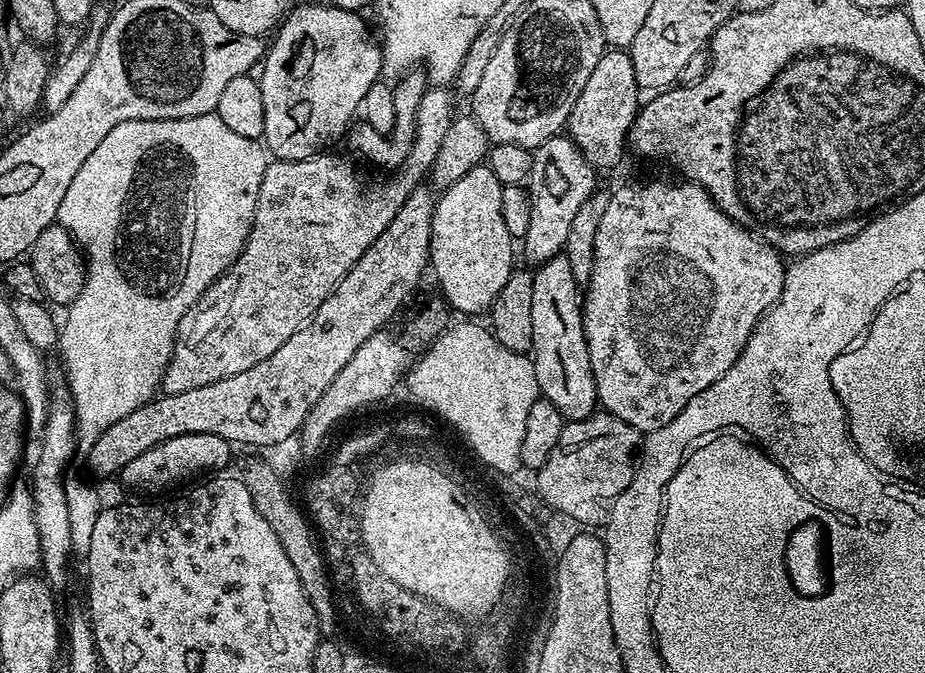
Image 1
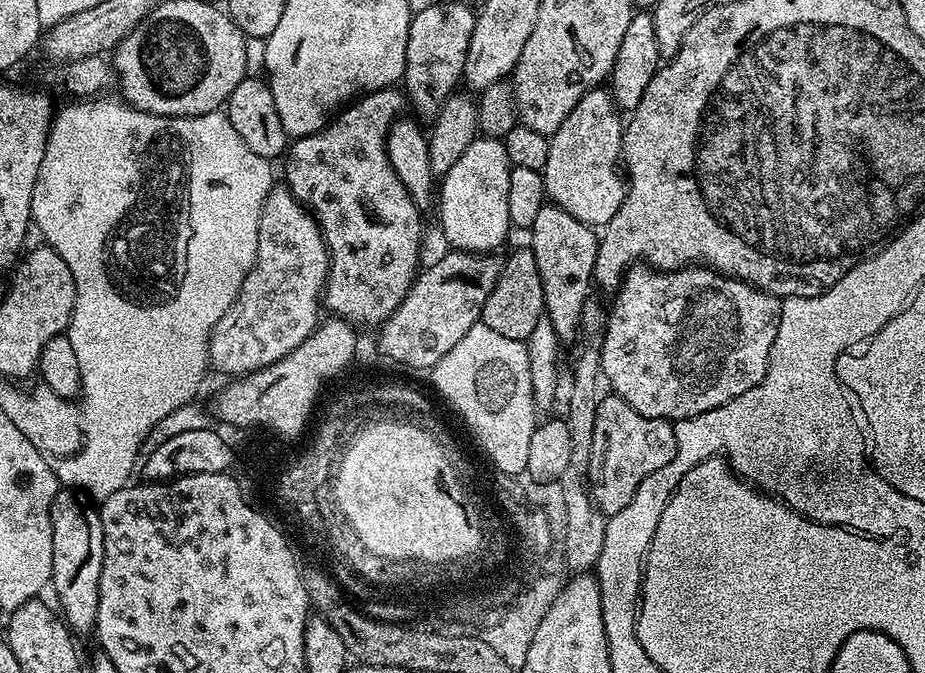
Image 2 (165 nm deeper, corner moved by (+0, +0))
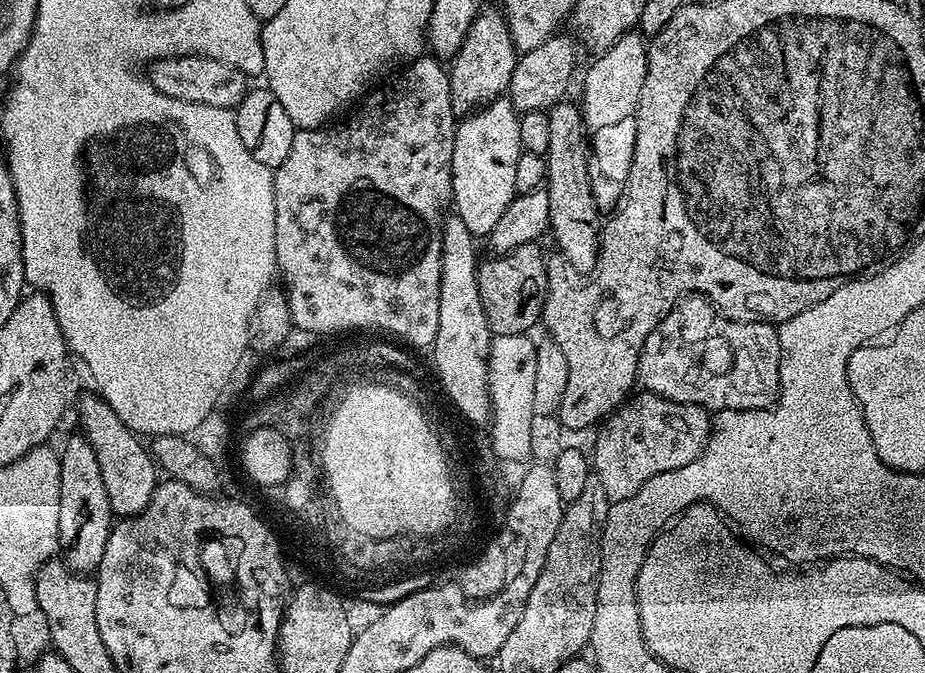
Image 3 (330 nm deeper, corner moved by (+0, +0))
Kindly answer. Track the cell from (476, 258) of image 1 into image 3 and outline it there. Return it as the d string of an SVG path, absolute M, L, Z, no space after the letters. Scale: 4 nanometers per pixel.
M497 98L491 104L465 115L457 123L450 204L454 214L466 222L466 230L470 230L477 238L487 237L494 230L506 206L510 206L518 194L514 186L514 169L518 167L522 151L519 125L519 115L507 98Z

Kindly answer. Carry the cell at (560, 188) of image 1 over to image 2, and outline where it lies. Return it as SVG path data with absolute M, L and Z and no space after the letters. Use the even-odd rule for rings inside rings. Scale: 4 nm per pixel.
M607 87L592 88L566 114L566 122L549 139L544 194L566 214L589 226L603 226L618 214L626 191L622 179L622 116ZM617 164L617 165L616 165ZM597 224L597 225L596 225Z

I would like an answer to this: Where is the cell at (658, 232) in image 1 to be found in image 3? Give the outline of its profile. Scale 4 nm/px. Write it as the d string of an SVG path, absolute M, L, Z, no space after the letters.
M689 294L679 300L676 301L676 305L668 311L666 314L666 318L663 320L659 326L656 327L654 338L646 341L644 344L644 351L640 357L640 371L638 373L638 380L641 385L649 392L655 392L658 396L668 396L670 392L671 399L677 400L680 404L697 404L698 406L702 406L703 408L707 408L709 410L715 410L716 412L721 412L722 410L726 410L729 408L730 410L754 410L755 408L770 408L773 404L776 403L776 397L780 395L780 333L777 331L773 325L762 321L762 320L731 320L729 316L724 315L723 312L719 311L715 304L712 303L711 300L699 295L699 294Z

